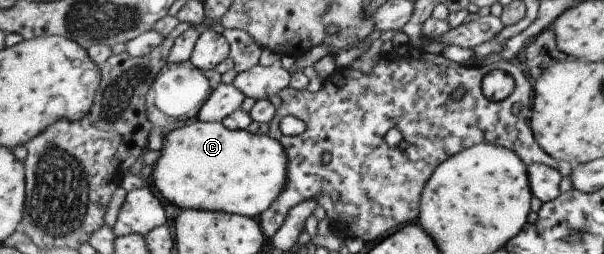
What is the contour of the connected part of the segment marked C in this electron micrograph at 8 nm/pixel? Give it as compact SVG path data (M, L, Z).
M196 118L194 121L189 122L187 126L180 127L179 130L174 130L166 137L163 138L163 148L161 154L156 160L153 166L153 183L158 192L162 194L164 198L174 206L177 206L181 210L184 209L196 209L207 210L216 212L227 212L237 215L244 215L254 217L260 217L272 205L279 199L288 183L288 151L284 148L284 145L280 143L278 139L274 139L270 135L262 135L260 133L252 134L246 130L230 130L227 129L222 122L204 122L202 119Z

